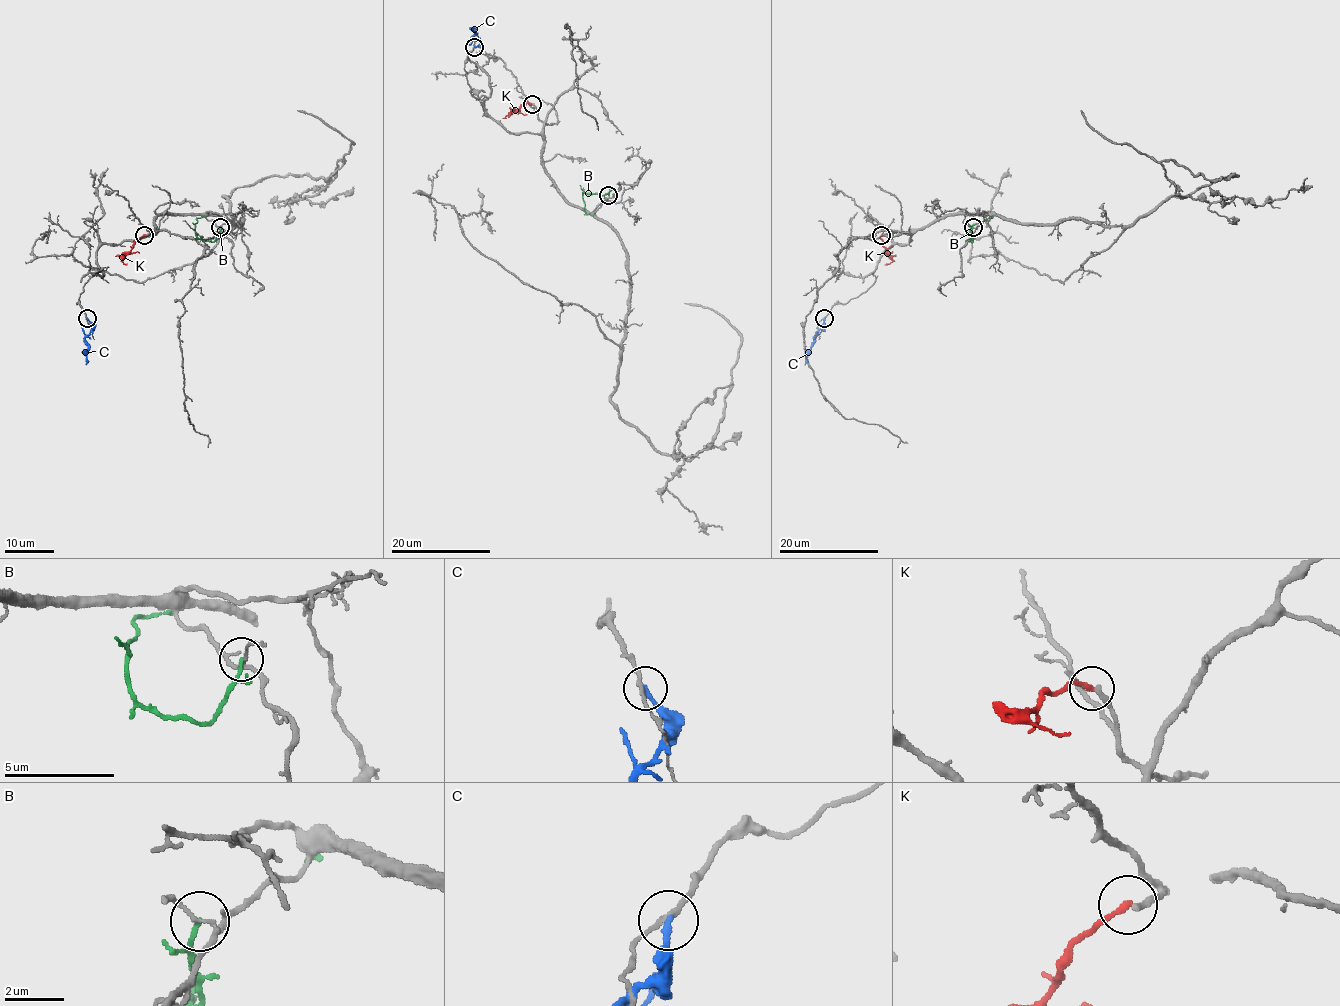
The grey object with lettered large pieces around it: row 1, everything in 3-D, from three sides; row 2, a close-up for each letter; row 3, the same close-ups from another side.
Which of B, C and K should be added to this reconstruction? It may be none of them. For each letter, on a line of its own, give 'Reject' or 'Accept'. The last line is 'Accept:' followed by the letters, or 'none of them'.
B: Reject
C: Reject
K: Reject
Accept: none of them

